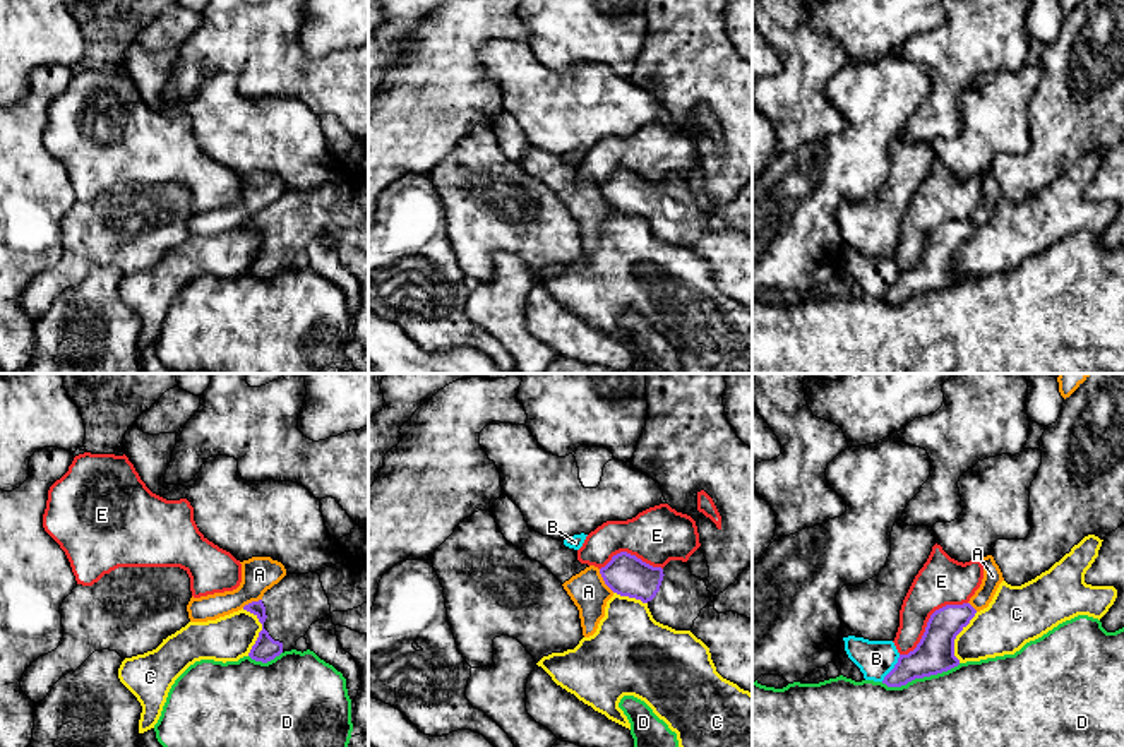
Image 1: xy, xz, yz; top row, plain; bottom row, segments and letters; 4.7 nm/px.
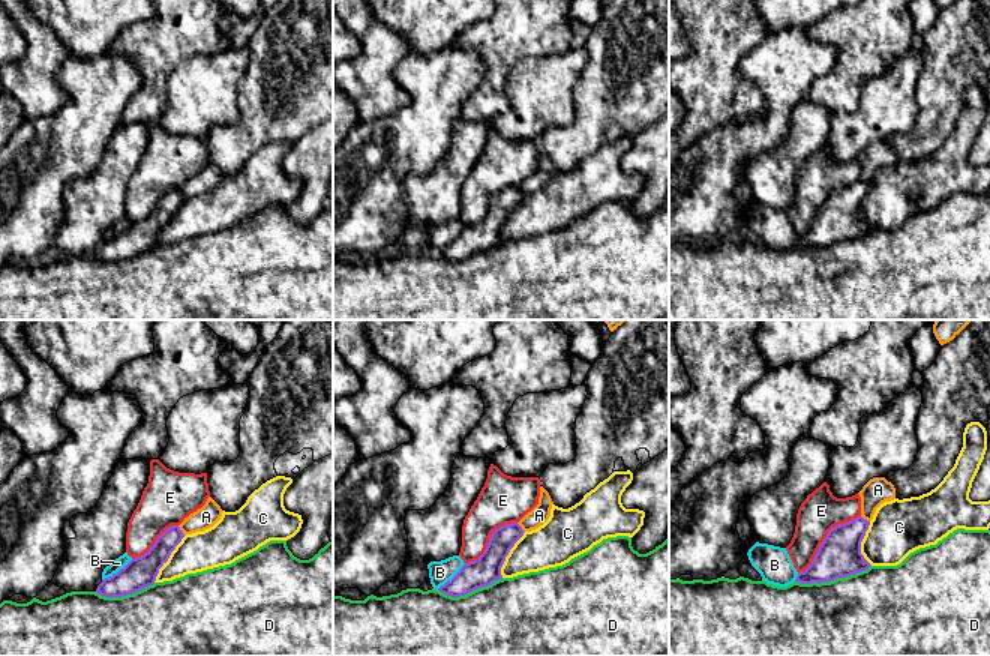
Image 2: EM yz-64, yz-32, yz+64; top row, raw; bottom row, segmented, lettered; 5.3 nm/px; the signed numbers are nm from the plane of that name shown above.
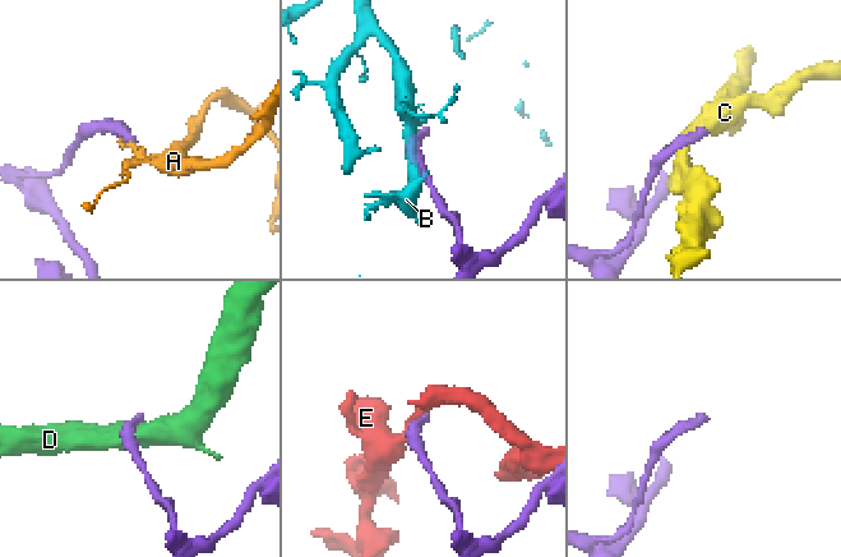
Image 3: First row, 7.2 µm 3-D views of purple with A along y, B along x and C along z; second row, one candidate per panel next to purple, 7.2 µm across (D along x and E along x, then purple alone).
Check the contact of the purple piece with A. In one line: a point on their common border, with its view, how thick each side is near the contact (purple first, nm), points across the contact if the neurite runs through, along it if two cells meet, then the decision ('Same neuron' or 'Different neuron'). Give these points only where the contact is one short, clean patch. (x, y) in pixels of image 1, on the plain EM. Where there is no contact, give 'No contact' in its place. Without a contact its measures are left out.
Touches purple at xz (603, 196). Thickness 200 nm (purple) against 170 nm. Boundary: xz (598, 185), (603, 197), (614, 208). Different neuron

